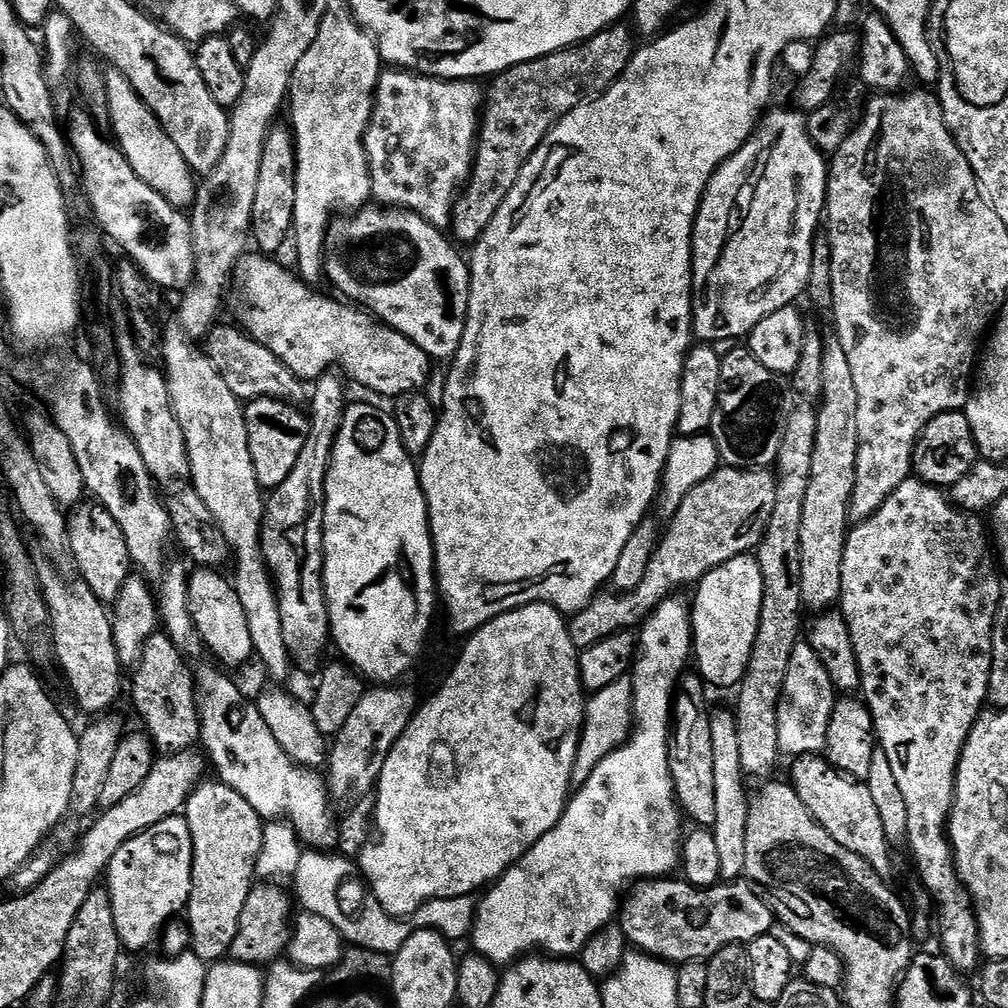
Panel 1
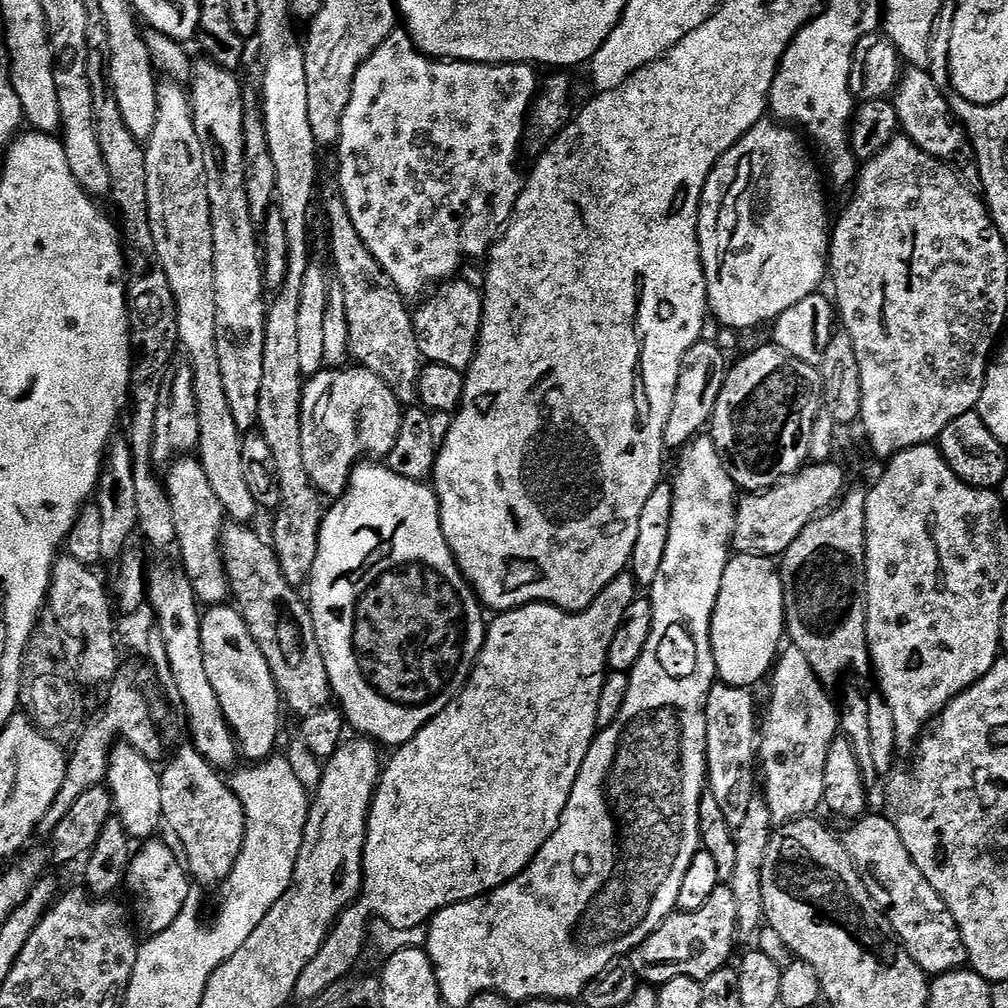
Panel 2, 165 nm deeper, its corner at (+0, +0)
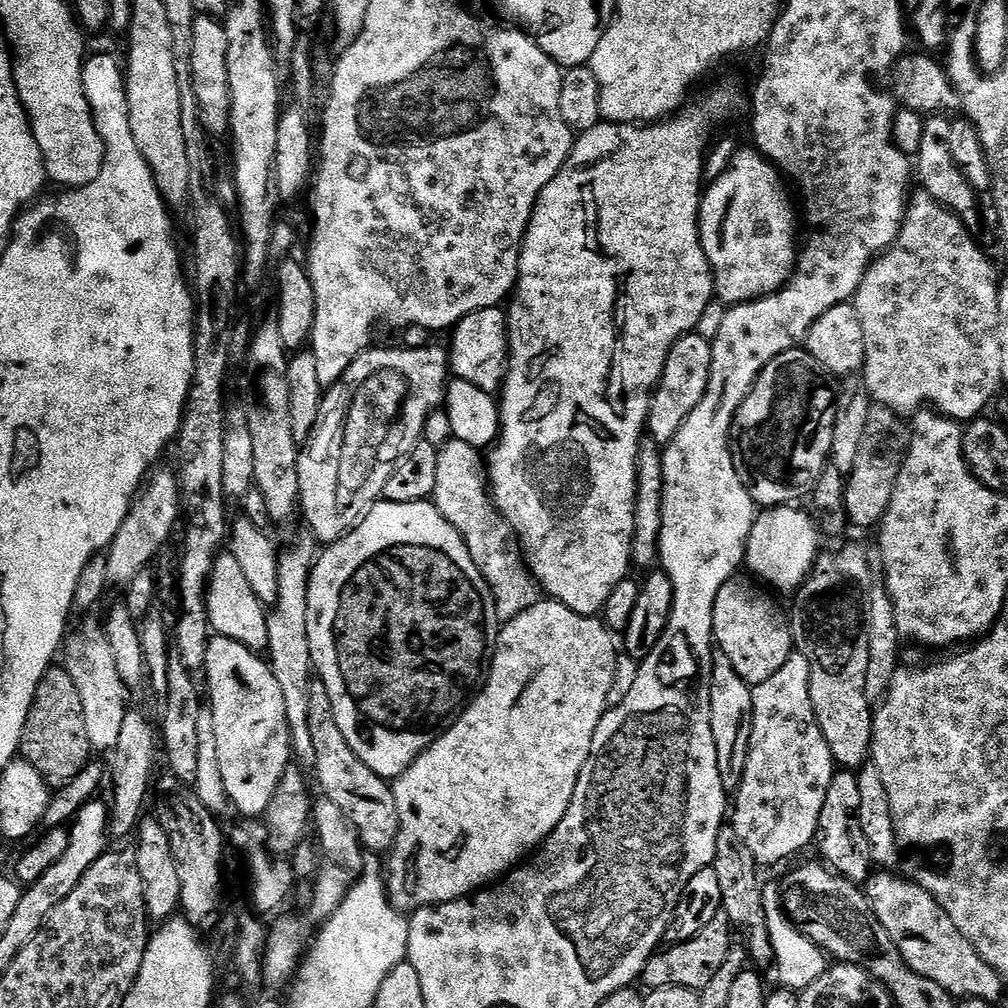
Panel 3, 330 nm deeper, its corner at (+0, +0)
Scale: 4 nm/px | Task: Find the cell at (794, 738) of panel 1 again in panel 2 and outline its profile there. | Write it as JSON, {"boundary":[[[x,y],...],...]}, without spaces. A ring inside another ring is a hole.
{"boundary":[[[788,646],[779,653],[778,659],[770,673],[772,693],[768,696],[768,709],[763,709],[762,723],[758,728],[758,772],[764,775],[762,794],[769,806],[773,821],[787,823],[813,815],[816,808],[823,805],[825,792],[824,771],[826,770],[826,753],[830,751],[830,742],[838,735],[840,717],[837,705],[828,697],[825,685],[814,674],[806,654],[802,650]]]}

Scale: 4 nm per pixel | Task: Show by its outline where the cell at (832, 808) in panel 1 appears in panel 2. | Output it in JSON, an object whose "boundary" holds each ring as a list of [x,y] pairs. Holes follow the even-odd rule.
{"boundary":[[[884,814],[872,815],[861,816],[849,827],[852,829],[846,834],[843,833],[842,836],[844,848],[850,854],[866,890],[870,890],[870,898],[874,898],[874,902],[884,913],[884,917],[896,931],[896,937],[900,939],[904,949],[910,954],[910,958],[914,958],[914,962],[918,962],[920,969],[927,972],[929,977],[935,978],[941,976],[943,972],[955,972],[956,969],[965,967],[968,964],[968,951],[947,906],[934,890],[934,886],[930,886],[930,882],[926,882],[926,878],[922,878],[922,870],[918,870],[918,866],[914,866],[914,862],[906,850],[906,842],[902,842],[898,830],[894,830],[894,822],[890,822],[887,815]]]}

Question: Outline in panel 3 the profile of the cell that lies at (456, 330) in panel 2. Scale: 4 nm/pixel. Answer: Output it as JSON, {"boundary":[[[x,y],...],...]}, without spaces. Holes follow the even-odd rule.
{"boundary":[[[503,307],[478,310],[459,320],[451,329],[452,341],[446,344],[450,372],[455,379],[474,382],[478,390],[493,394],[501,391],[508,372],[508,321]]]}

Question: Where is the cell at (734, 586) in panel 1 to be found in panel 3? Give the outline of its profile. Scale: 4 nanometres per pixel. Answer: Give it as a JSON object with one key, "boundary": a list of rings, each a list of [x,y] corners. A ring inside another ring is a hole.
{"boundary":[[[730,579],[722,590],[718,590],[718,598],[714,602],[712,638],[715,647],[730,658],[734,670],[738,670],[747,684],[755,686],[766,682],[766,678],[771,678],[777,670],[782,670],[782,662],[792,656],[792,626],[785,609],[783,612],[767,596],[769,593],[763,587],[757,586],[751,579],[740,579]]]}

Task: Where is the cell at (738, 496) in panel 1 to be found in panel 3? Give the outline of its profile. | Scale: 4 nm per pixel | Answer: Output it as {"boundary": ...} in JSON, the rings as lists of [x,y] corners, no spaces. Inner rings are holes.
{"boundary":[[[876,404],[866,418],[866,434],[862,438],[862,450],[854,462],[852,475],[844,485],[844,511],[853,525],[860,528],[875,529],[883,520],[902,470],[902,462],[910,450],[912,430],[909,421],[903,415],[886,406]]]}

